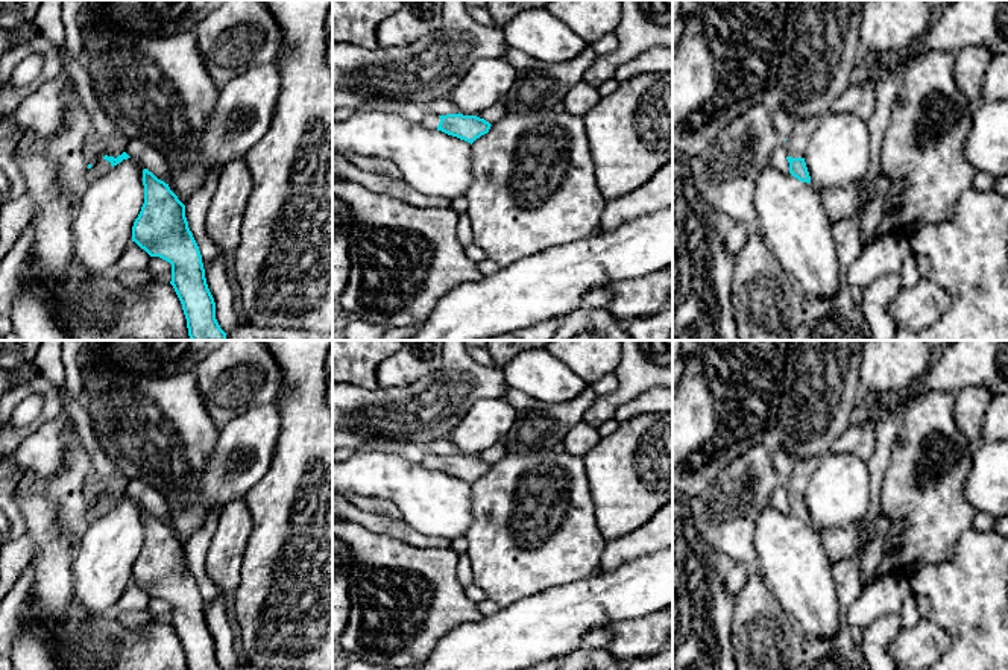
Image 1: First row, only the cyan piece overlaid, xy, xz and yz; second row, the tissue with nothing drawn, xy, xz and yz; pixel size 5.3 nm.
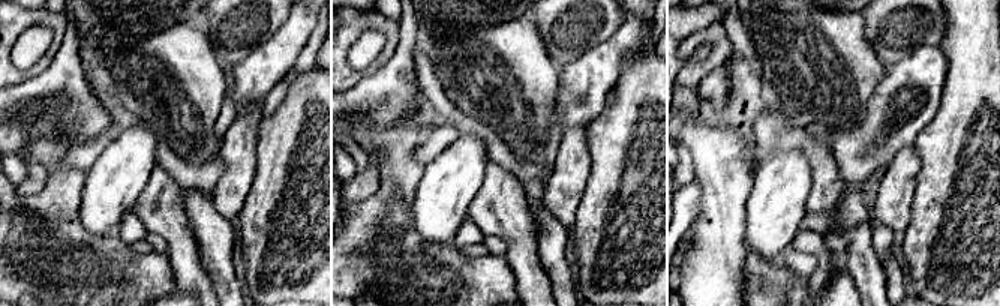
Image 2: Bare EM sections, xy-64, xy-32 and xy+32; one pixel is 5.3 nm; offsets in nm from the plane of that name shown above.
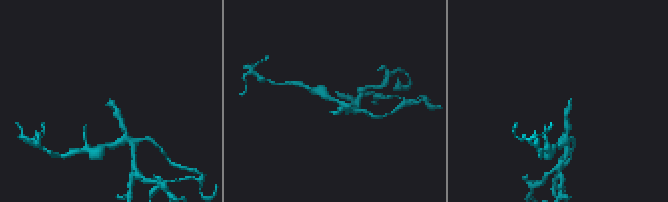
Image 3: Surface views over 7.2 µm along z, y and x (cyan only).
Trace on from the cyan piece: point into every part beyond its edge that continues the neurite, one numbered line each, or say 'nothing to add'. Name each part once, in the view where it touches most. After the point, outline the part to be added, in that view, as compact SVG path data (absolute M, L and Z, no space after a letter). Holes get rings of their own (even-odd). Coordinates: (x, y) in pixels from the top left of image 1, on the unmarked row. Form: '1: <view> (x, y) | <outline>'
1: yz (796, 483) | M820 457L794 460L791 476L785 482L786 494L791 498L805 498L806 486L820 463Z

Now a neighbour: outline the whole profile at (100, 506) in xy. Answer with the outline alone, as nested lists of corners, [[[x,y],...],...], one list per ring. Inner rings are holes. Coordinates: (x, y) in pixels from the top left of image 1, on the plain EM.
[[[103,497],[97,498],[91,509],[87,509],[87,520],[93,521],[106,514],[112,506]]]

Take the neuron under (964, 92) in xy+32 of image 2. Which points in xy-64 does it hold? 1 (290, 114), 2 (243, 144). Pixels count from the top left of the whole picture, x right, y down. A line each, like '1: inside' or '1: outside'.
1: inside
2: outside

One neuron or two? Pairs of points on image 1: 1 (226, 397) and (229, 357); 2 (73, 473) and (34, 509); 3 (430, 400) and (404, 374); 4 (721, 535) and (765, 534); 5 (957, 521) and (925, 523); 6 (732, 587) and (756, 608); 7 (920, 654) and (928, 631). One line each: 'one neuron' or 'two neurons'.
1: one neuron
2: two neurons
3: two neurons
4: two neurons
5: one neuron
6: two neurons
7: one neuron

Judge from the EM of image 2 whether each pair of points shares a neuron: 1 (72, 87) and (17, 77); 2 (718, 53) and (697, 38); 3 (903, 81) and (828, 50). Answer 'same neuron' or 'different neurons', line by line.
1: different neurons
2: same neuron
3: different neurons

